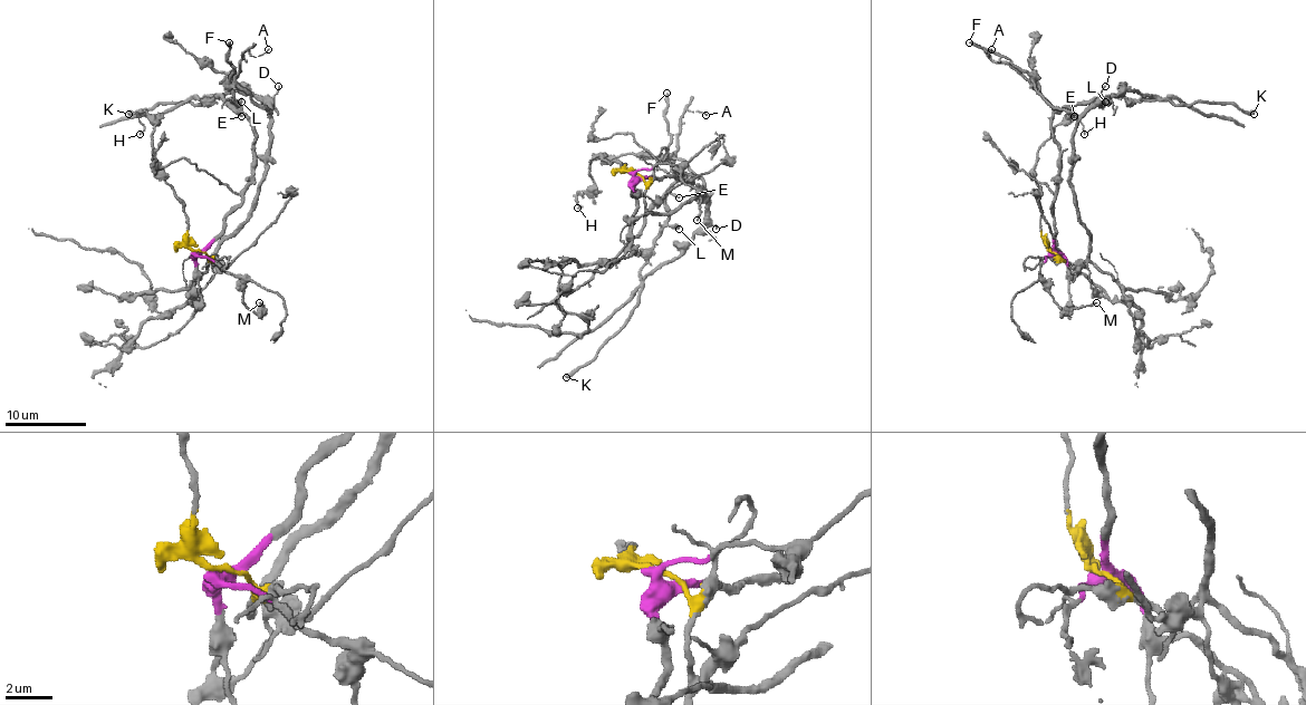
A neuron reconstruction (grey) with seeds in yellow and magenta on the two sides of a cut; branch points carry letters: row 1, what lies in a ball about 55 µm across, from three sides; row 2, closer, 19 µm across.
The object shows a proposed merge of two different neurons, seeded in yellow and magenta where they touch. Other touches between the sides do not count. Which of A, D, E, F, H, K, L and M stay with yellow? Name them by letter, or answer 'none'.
A, D, H

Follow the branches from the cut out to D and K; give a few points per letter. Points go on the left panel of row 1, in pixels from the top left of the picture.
D: (195, 251), (208, 258), (208, 266), (213, 253), (246, 219), (262, 177), (268, 103), (279, 86)
K: (195, 251), (218, 234), (242, 200), (255, 160), (255, 133), (223, 96), (199, 104), (159, 103), (127, 115)

